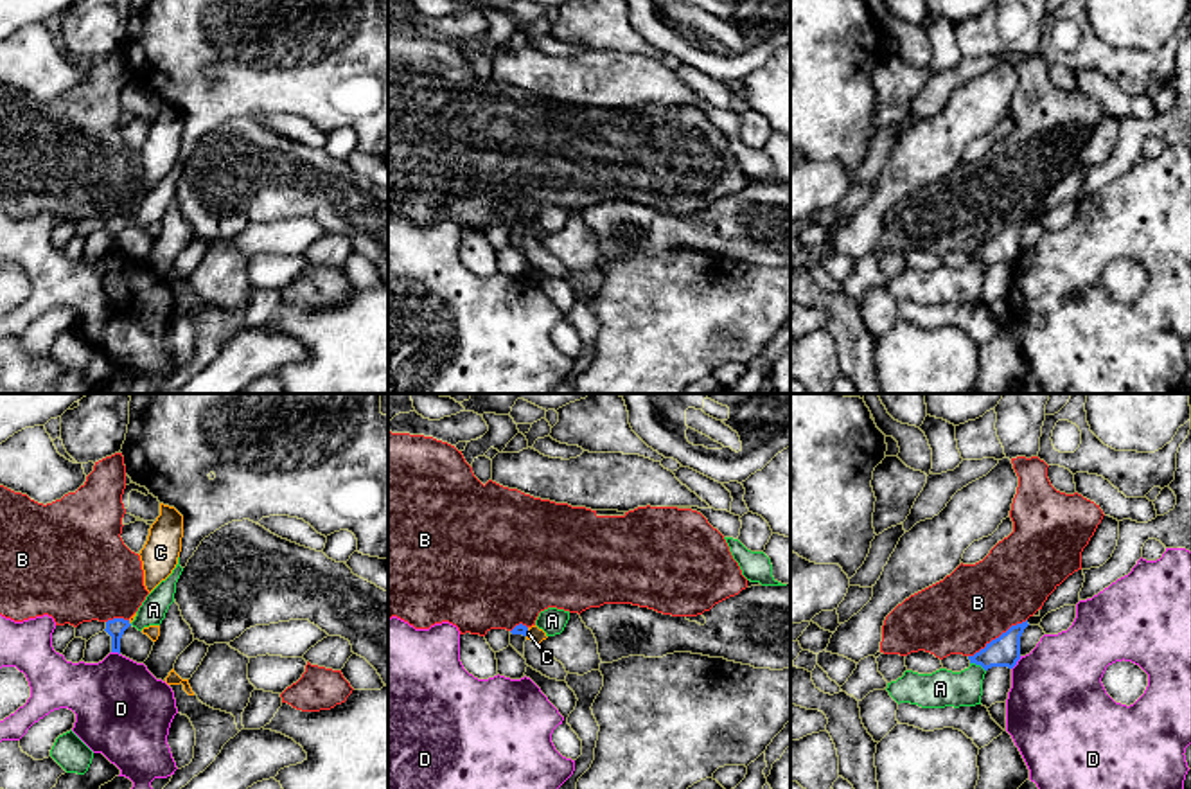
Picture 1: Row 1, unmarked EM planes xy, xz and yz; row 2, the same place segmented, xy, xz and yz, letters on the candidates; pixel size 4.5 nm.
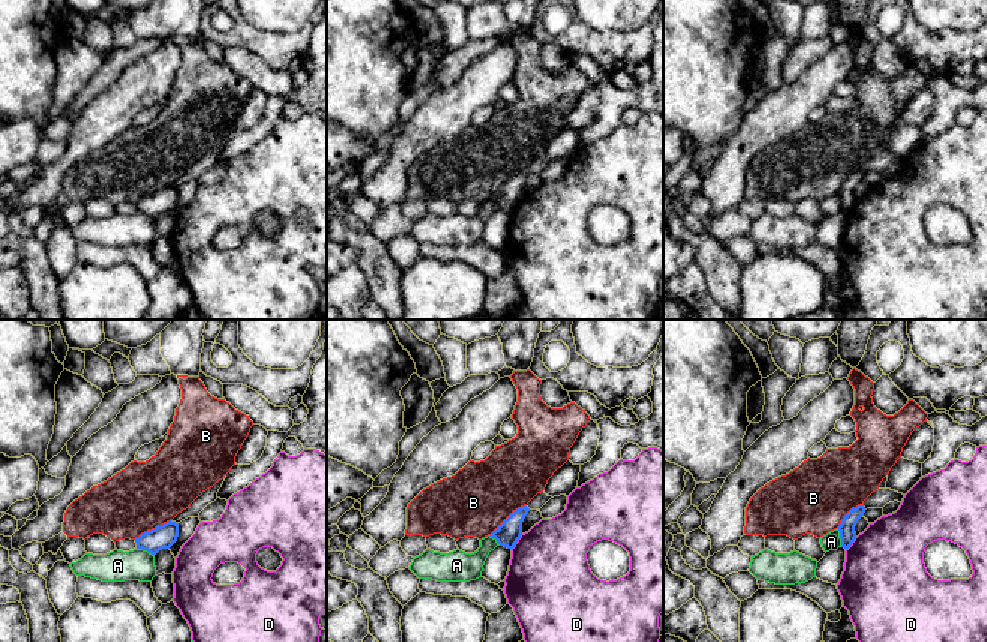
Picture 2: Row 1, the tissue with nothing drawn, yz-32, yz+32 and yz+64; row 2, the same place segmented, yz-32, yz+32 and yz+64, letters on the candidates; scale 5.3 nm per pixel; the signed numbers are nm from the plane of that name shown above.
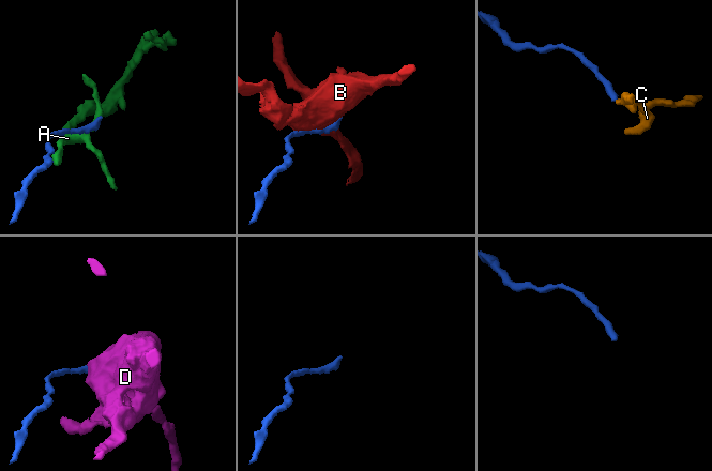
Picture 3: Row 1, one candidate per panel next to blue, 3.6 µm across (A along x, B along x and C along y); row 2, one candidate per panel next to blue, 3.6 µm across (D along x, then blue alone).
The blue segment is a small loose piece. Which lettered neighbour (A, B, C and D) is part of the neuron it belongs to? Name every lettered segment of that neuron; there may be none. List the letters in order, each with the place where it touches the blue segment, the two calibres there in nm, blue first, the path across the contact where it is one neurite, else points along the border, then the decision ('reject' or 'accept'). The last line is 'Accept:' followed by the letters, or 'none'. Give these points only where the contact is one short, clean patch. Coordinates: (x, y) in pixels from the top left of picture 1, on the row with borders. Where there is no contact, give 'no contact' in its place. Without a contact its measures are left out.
A: yz (978, 664) | 140/160 nm | along yz (970, 662), (985, 671) | reject
B: yz (999, 637) | 140/360 nm | reject
C: xz (527, 629) | 50/70 nm | along xz (529, 628), (525, 635) | reject
D: yz (1015, 664) | 140/440 nm | reject
Accept: none

